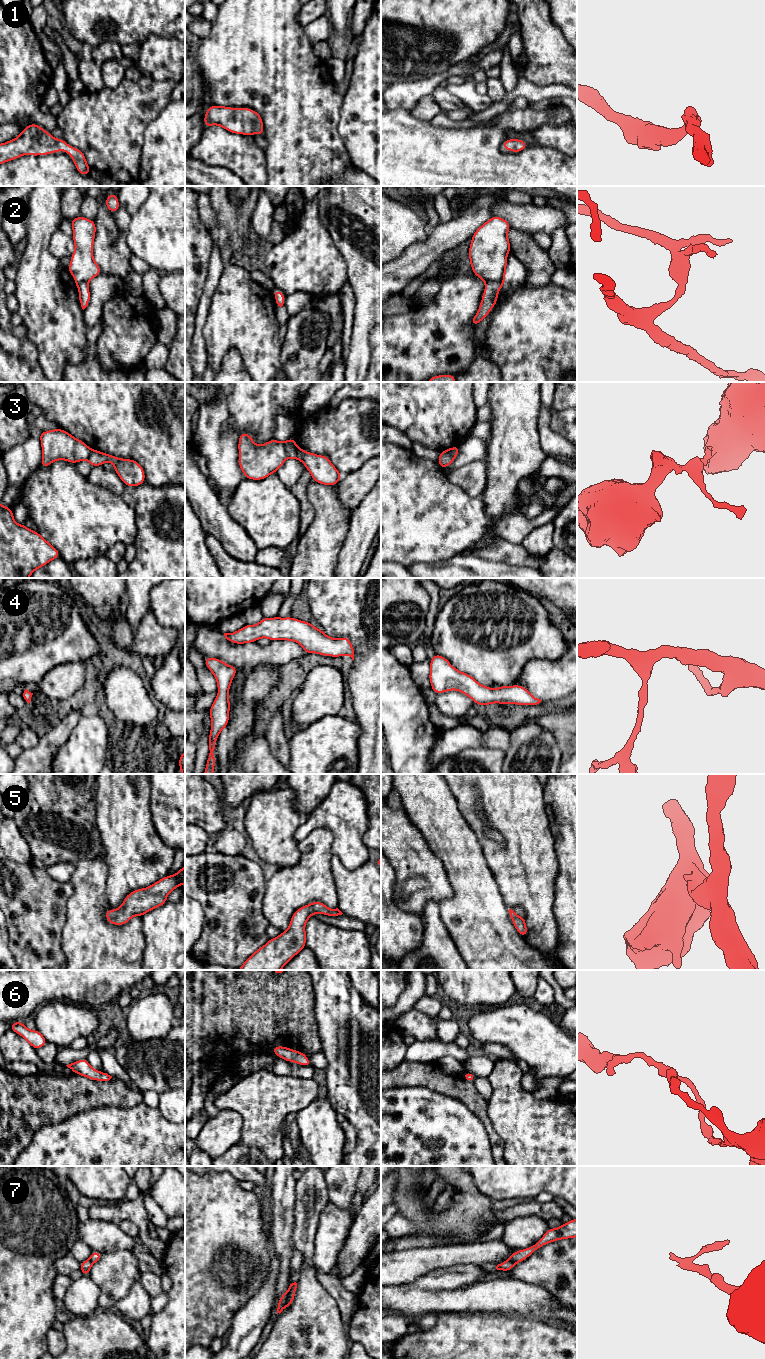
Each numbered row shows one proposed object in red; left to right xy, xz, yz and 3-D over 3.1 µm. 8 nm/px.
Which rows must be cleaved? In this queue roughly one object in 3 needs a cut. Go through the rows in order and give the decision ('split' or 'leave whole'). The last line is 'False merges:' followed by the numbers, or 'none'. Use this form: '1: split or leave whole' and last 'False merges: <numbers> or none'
1: leave whole
2: leave whole
3: split
4: leave whole
5: leave whole
6: leave whole
7: split
False merges: 3, 7

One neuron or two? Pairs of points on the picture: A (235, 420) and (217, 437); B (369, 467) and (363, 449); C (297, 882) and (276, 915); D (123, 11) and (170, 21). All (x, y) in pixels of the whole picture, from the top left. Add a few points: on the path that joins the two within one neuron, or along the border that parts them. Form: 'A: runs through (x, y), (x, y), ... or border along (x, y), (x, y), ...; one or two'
A: border along (226, 407), (225, 429), (238, 435); two
B: border along (370, 458), (358, 469), (347, 474); two
C: runs through (289, 890), (280, 900), (278, 907); one
D: runs through (135, 11), (158, 11); one

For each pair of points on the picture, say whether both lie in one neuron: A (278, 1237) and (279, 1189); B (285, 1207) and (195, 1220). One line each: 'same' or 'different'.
A: same
B: different

